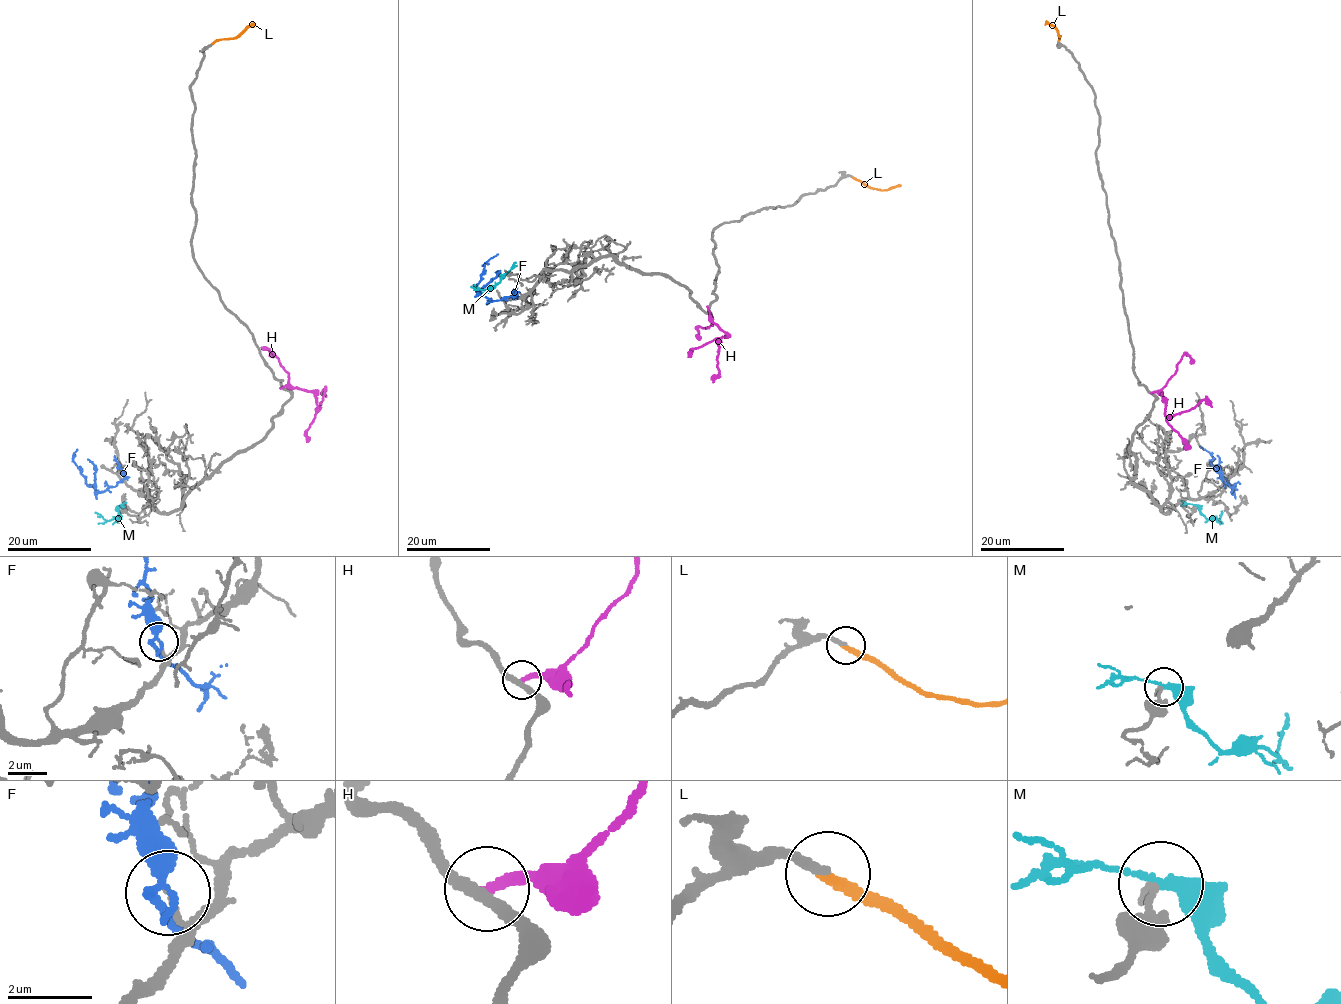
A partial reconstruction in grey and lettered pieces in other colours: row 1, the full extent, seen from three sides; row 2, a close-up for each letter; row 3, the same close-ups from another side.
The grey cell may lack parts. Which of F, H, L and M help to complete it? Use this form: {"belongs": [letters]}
{"belongs": ["L"]}

